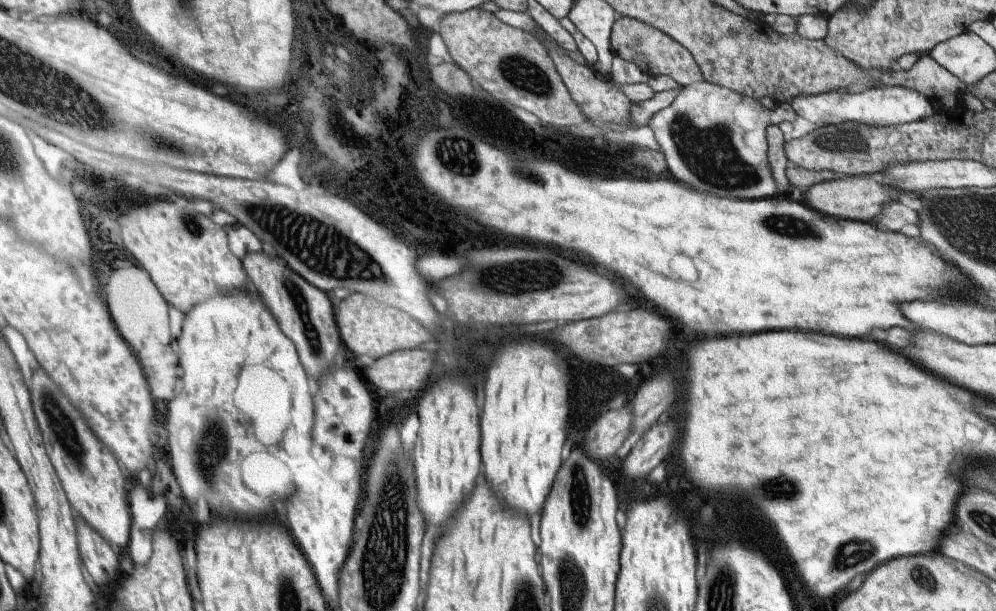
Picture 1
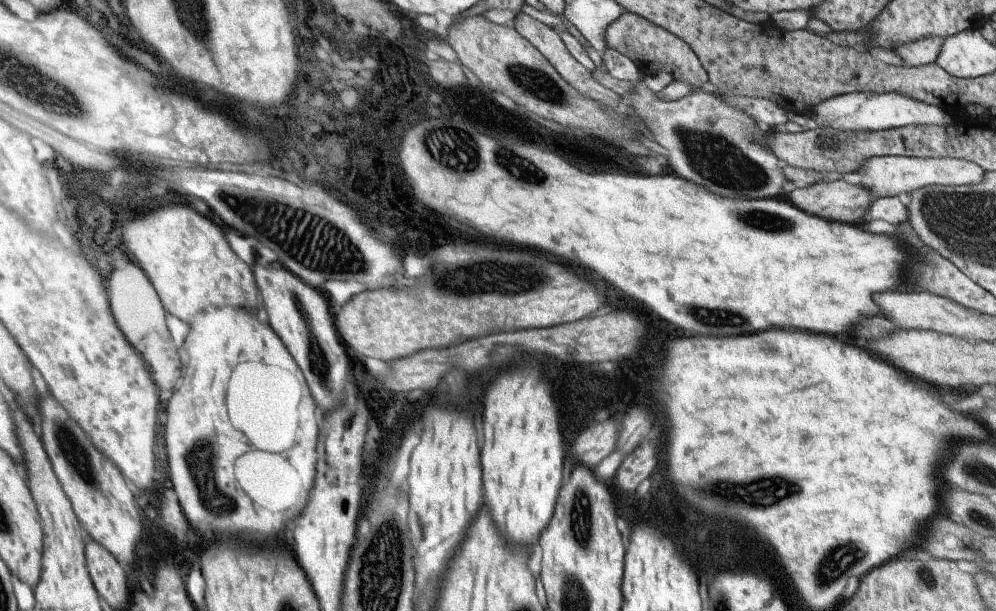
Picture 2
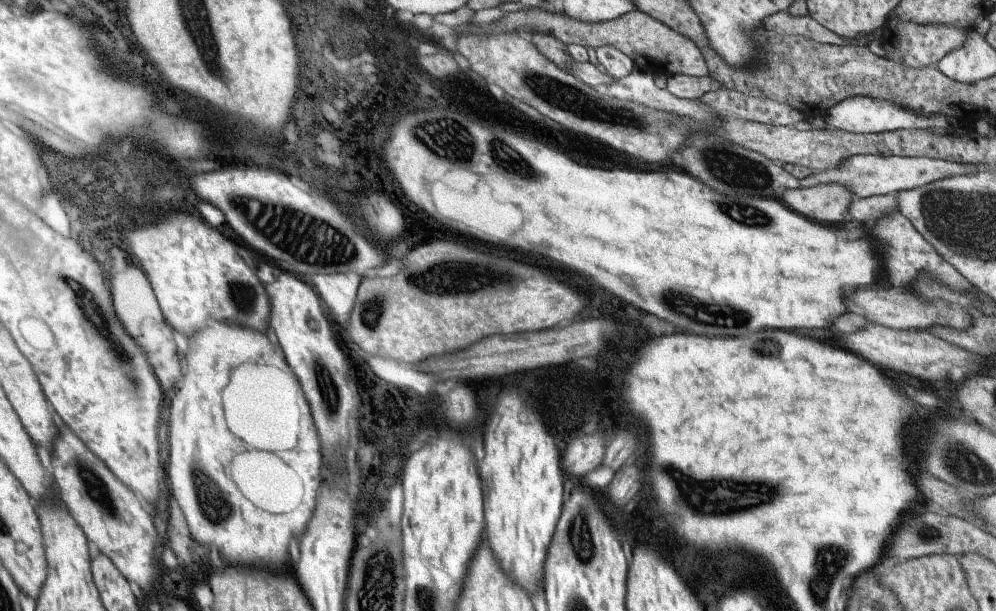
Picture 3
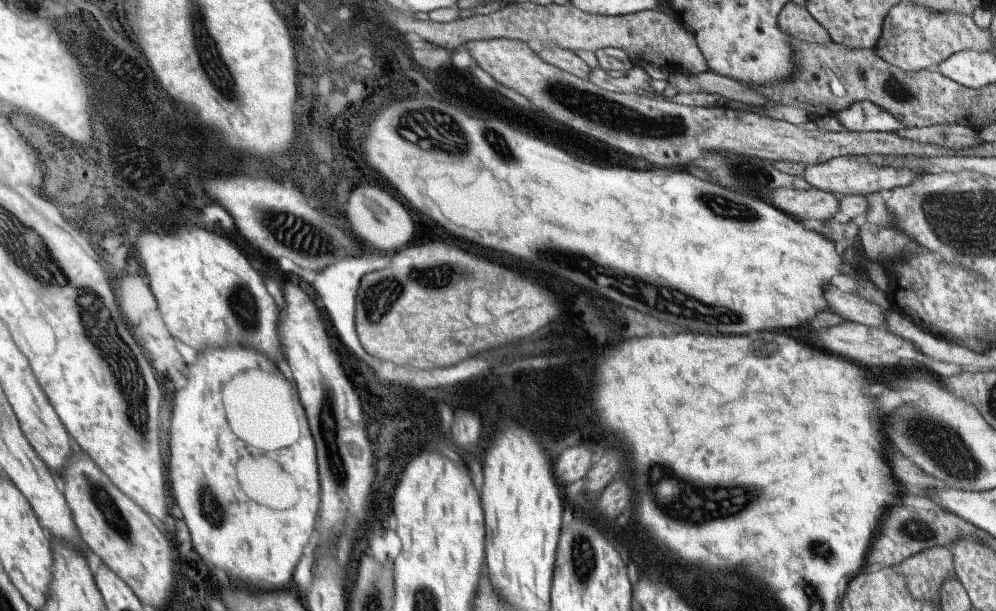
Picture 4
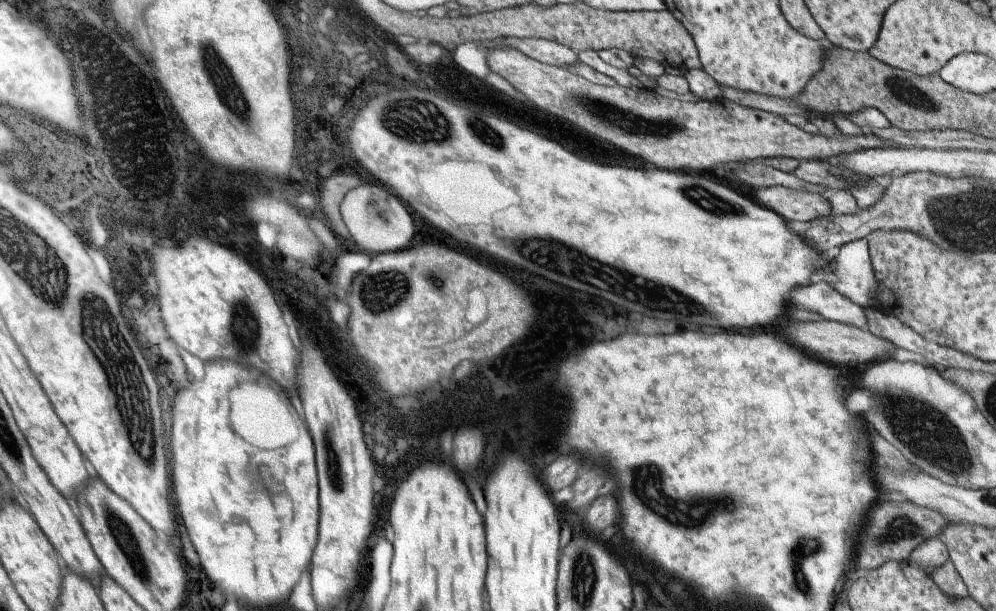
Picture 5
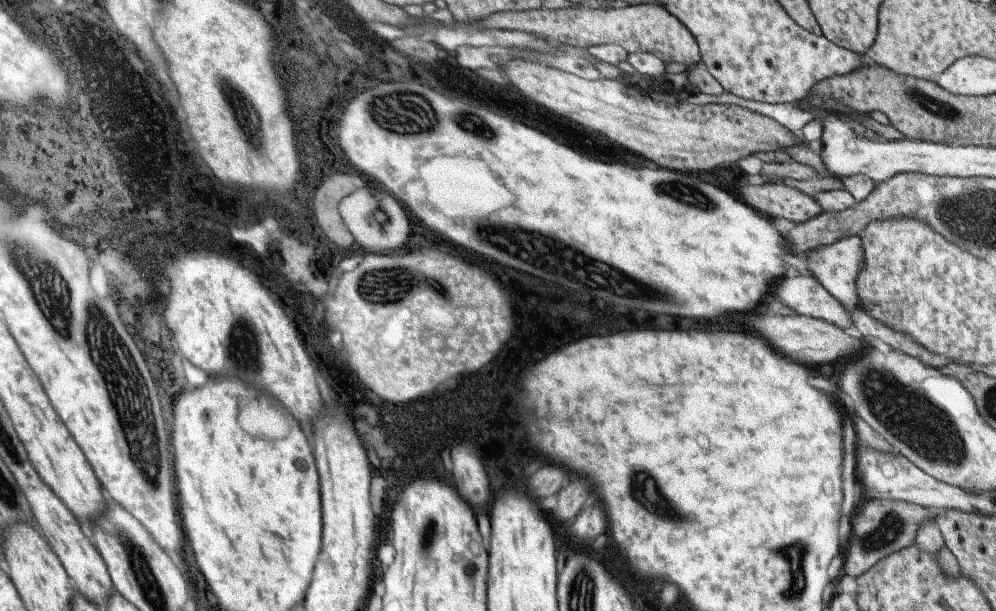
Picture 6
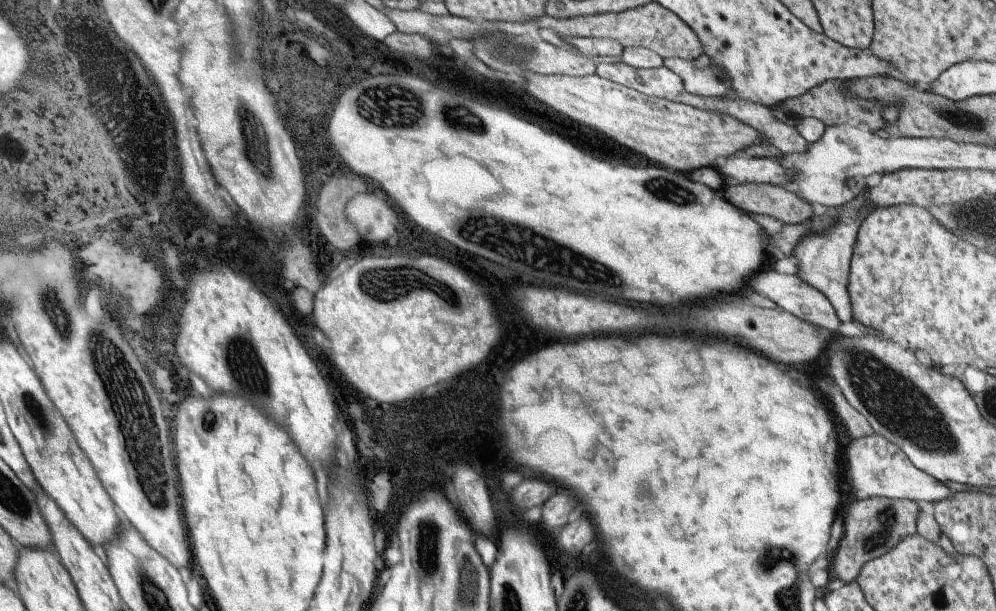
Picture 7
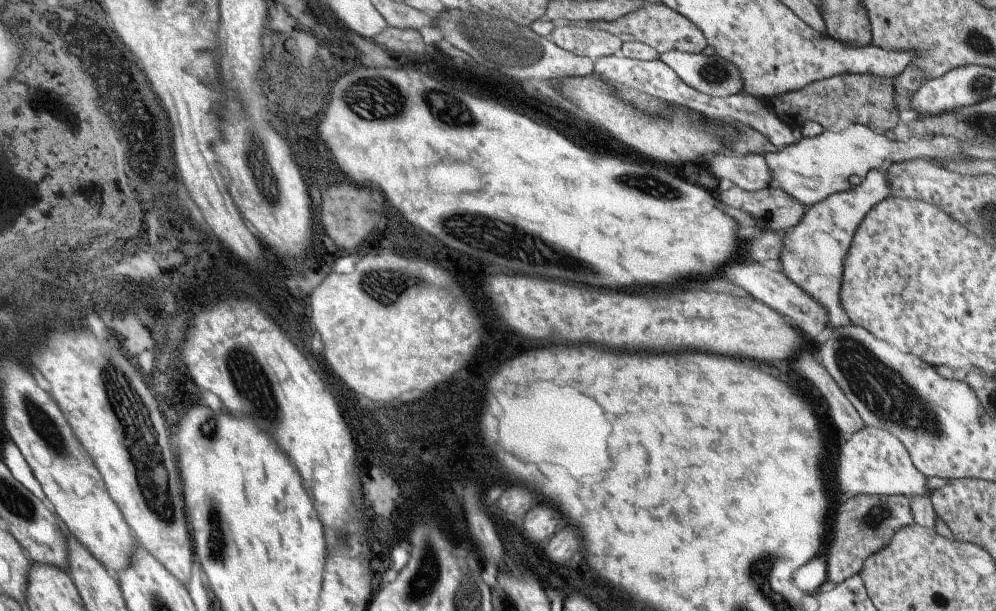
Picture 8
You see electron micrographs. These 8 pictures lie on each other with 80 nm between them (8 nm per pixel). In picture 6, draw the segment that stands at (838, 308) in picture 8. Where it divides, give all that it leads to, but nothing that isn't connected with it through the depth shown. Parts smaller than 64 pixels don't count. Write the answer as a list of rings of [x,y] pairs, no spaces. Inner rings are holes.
[[[855,236],[835,241],[833,244],[819,247],[810,251],[807,261],[808,270],[812,277],[815,277],[825,290],[829,291],[847,310],[853,310],[859,304],[859,297],[856,293],[856,278],[862,270],[864,252],[860,238]]]

